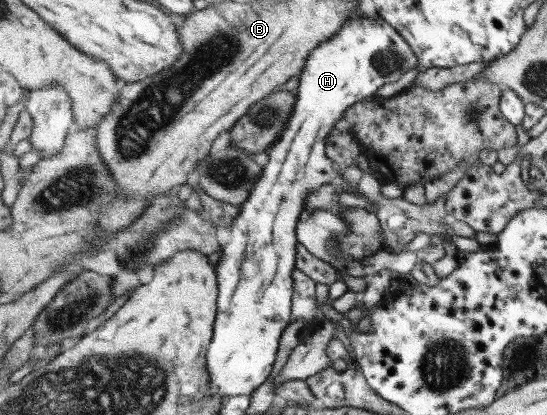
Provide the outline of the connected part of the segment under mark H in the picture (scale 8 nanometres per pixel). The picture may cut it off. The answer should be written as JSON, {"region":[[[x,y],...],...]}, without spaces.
{"region":[[[381,16],[378,19],[354,19],[354,21],[347,21],[341,31],[338,31],[337,35],[334,35],[330,41],[322,43],[322,46],[318,47],[309,57],[309,61],[306,62],[306,67],[302,71],[302,75],[299,79],[299,87],[297,89],[298,101],[297,107],[293,111],[293,117],[290,118],[289,123],[285,127],[285,131],[281,137],[276,139],[276,142],[272,144],[272,149],[268,154],[268,163],[263,168],[263,174],[258,178],[255,183],[253,193],[247,199],[247,202],[241,206],[240,215],[237,220],[231,226],[231,240],[223,247],[221,257],[217,262],[218,272],[218,287],[219,287],[219,300],[217,318],[214,326],[213,342],[209,345],[207,351],[207,373],[211,377],[209,383],[209,393],[211,395],[221,395],[221,397],[238,397],[238,395],[250,395],[254,393],[260,385],[264,385],[268,381],[268,377],[272,375],[274,371],[274,363],[276,363],[279,347],[281,346],[281,339],[283,338],[286,328],[290,325],[291,315],[293,313],[293,295],[296,289],[295,281],[293,278],[293,271],[296,269],[296,245],[298,245],[297,238],[297,225],[302,221],[304,217],[303,209],[307,207],[307,197],[311,191],[322,187],[324,184],[334,184],[338,187],[339,191],[346,191],[346,193],[352,193],[354,196],[363,197],[363,193],[359,193],[350,187],[348,183],[342,180],[341,171],[335,167],[333,161],[329,158],[328,146],[330,136],[336,131],[336,125],[344,113],[350,109],[354,104],[362,102],[367,98],[376,96],[378,92],[388,86],[388,84],[395,84],[400,82],[408,72],[412,72],[414,67],[419,67],[419,57],[412,51],[412,47],[406,43],[406,39],[398,33],[398,30],[394,29],[390,23],[386,23]]]}

